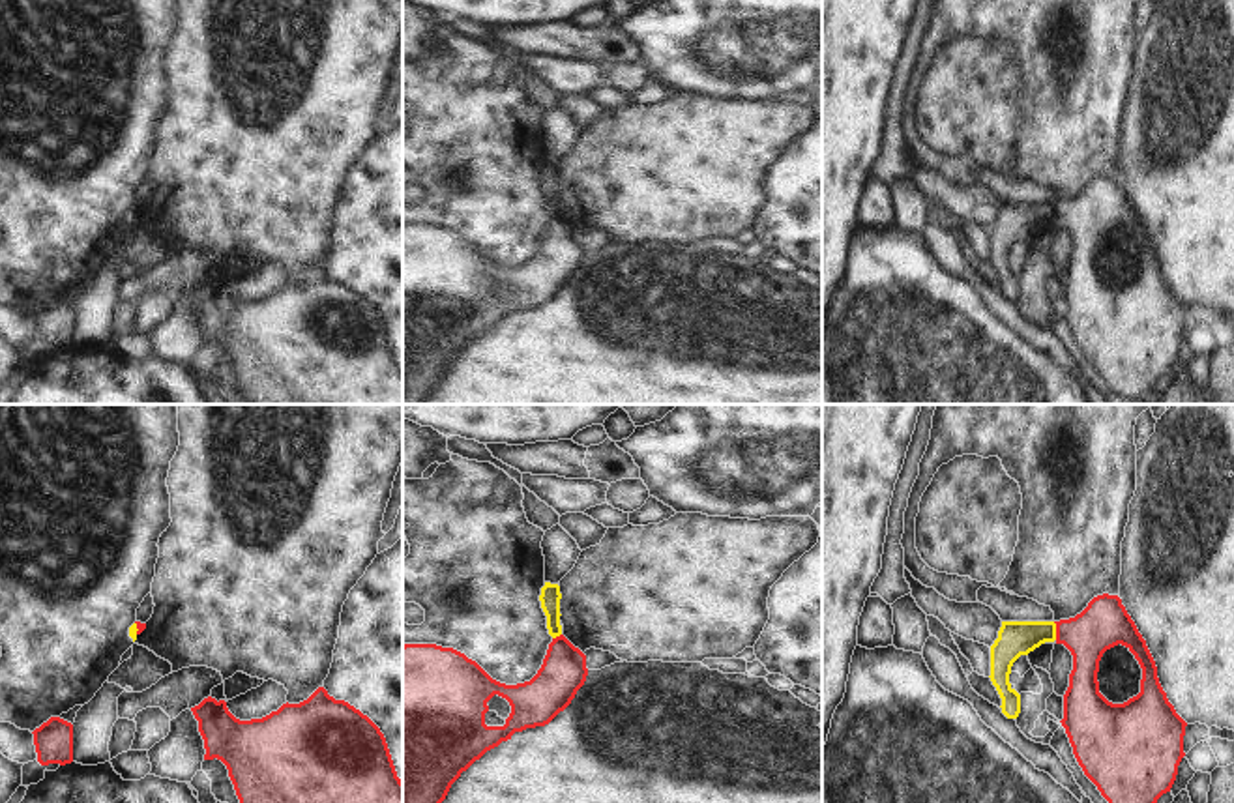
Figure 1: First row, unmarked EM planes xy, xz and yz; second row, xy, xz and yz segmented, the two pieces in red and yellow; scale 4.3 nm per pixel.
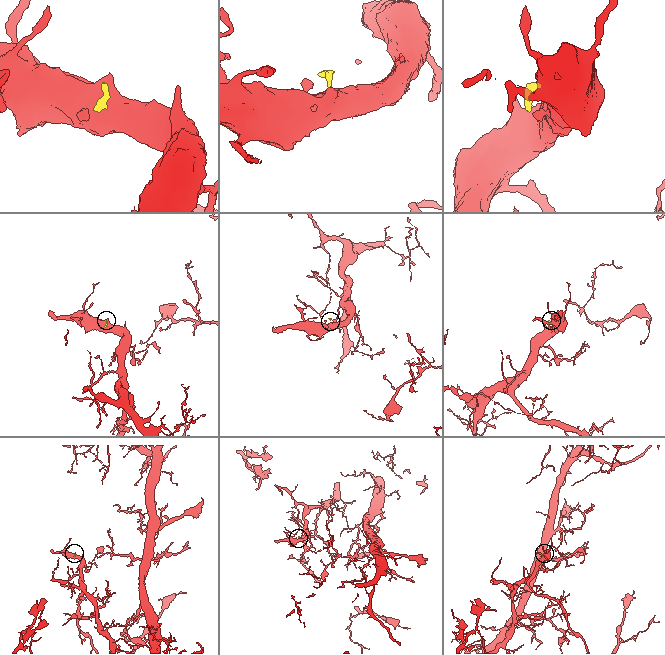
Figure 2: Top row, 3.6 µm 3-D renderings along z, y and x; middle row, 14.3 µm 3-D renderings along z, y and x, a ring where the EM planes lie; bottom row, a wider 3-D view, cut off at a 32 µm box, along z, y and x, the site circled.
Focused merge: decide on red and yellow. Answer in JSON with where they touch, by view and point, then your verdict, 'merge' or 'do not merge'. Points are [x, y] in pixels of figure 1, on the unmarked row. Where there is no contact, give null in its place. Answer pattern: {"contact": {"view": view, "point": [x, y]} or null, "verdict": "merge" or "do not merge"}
{"contact": {"view": "yz", "point": [1057, 212]}, "verdict": "merge"}

